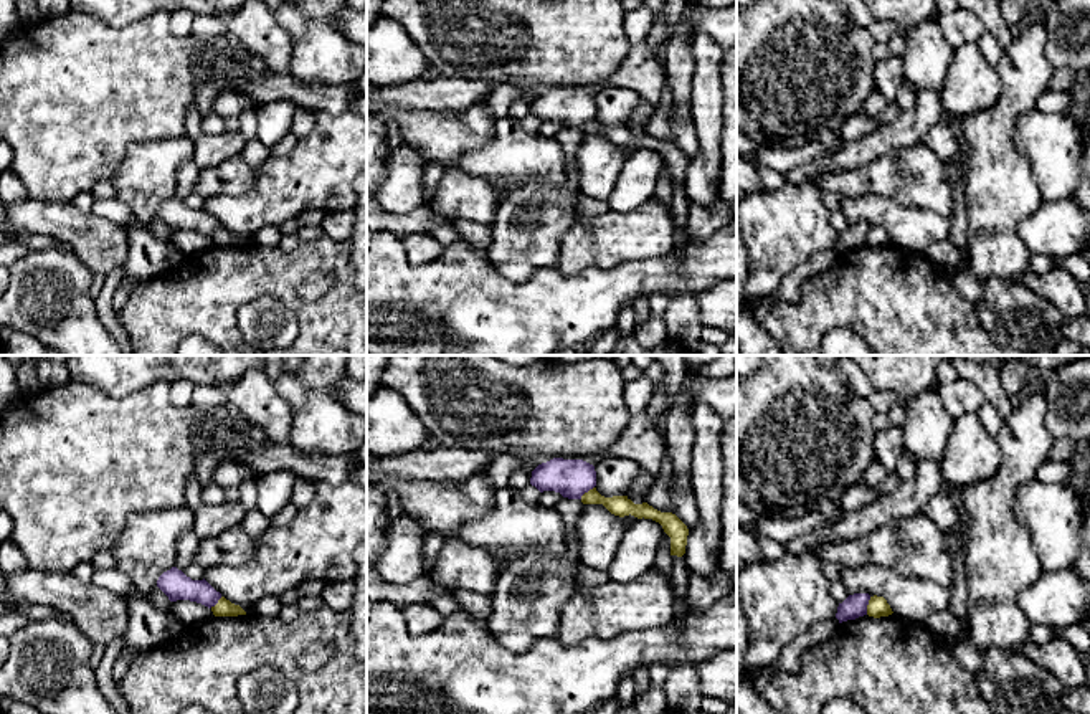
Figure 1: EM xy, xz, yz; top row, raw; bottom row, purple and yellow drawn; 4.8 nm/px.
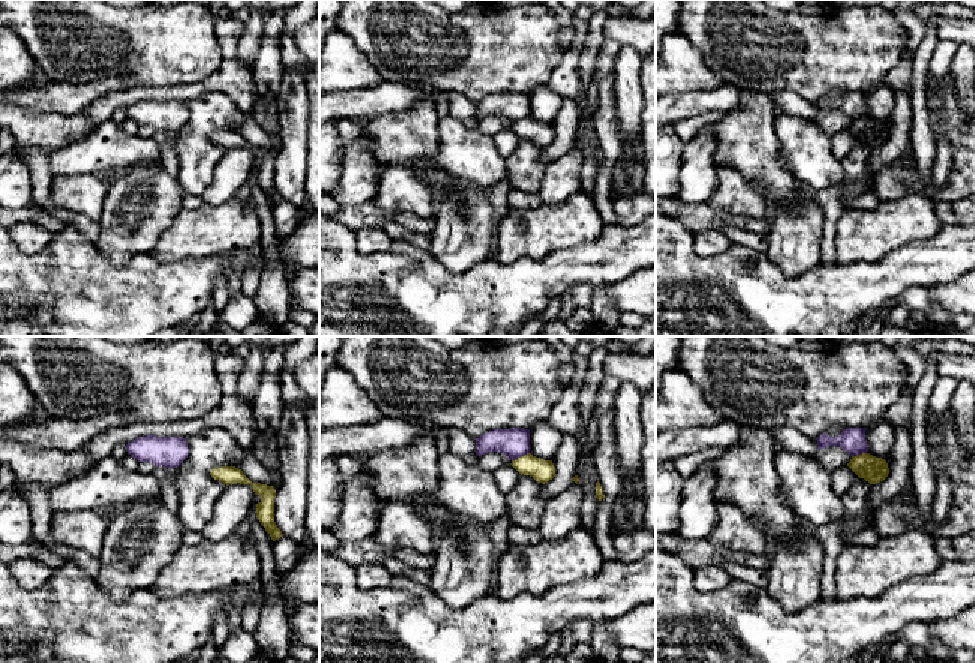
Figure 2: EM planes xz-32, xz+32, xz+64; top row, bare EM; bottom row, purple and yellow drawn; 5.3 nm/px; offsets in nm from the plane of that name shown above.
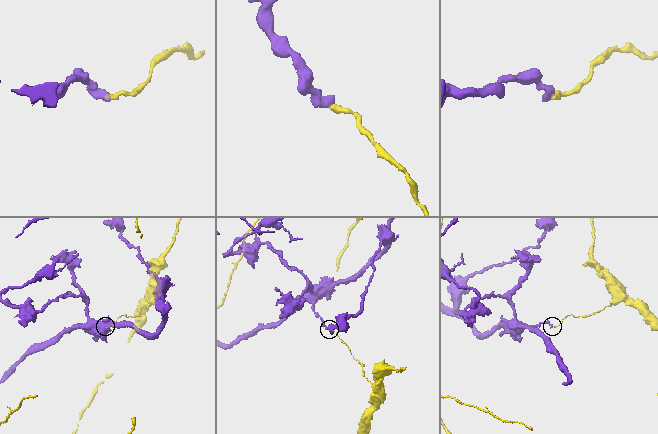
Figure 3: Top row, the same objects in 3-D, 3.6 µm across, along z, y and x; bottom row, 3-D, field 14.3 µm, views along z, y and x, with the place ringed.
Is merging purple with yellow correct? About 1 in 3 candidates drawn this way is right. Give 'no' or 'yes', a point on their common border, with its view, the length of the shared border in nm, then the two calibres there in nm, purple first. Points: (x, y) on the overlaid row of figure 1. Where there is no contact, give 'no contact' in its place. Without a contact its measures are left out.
no; meets purple in yz at (867, 604); contact 90 nm long; 110 nm thick on the purple side, 100 nm on the other

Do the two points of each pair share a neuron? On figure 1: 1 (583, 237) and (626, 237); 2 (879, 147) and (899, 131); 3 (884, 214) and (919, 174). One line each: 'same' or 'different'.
1: same
2: same
3: different

